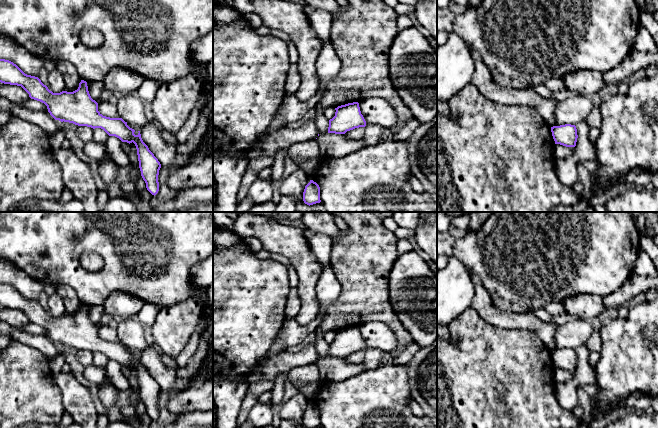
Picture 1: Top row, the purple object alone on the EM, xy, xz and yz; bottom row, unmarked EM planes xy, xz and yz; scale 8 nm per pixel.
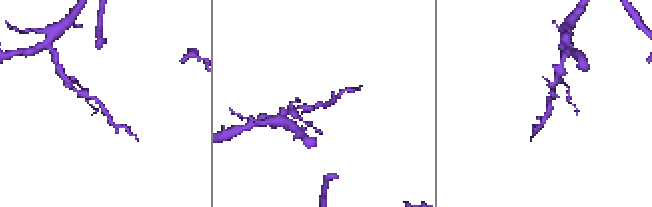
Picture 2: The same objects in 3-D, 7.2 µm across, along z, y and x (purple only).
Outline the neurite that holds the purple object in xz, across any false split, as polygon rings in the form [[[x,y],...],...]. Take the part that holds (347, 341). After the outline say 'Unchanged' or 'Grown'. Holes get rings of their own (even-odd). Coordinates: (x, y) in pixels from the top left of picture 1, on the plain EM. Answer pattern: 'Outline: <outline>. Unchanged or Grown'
Outline: [[[358,326],[338,330],[335,334],[335,340],[329,344],[328,357],[345,358],[347,355],[366,350]]]. Unchanged

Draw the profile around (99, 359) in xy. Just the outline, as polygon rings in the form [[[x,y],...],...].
[[[101,352],[93,353],[93,365],[96,367],[105,368],[109,359]]]

